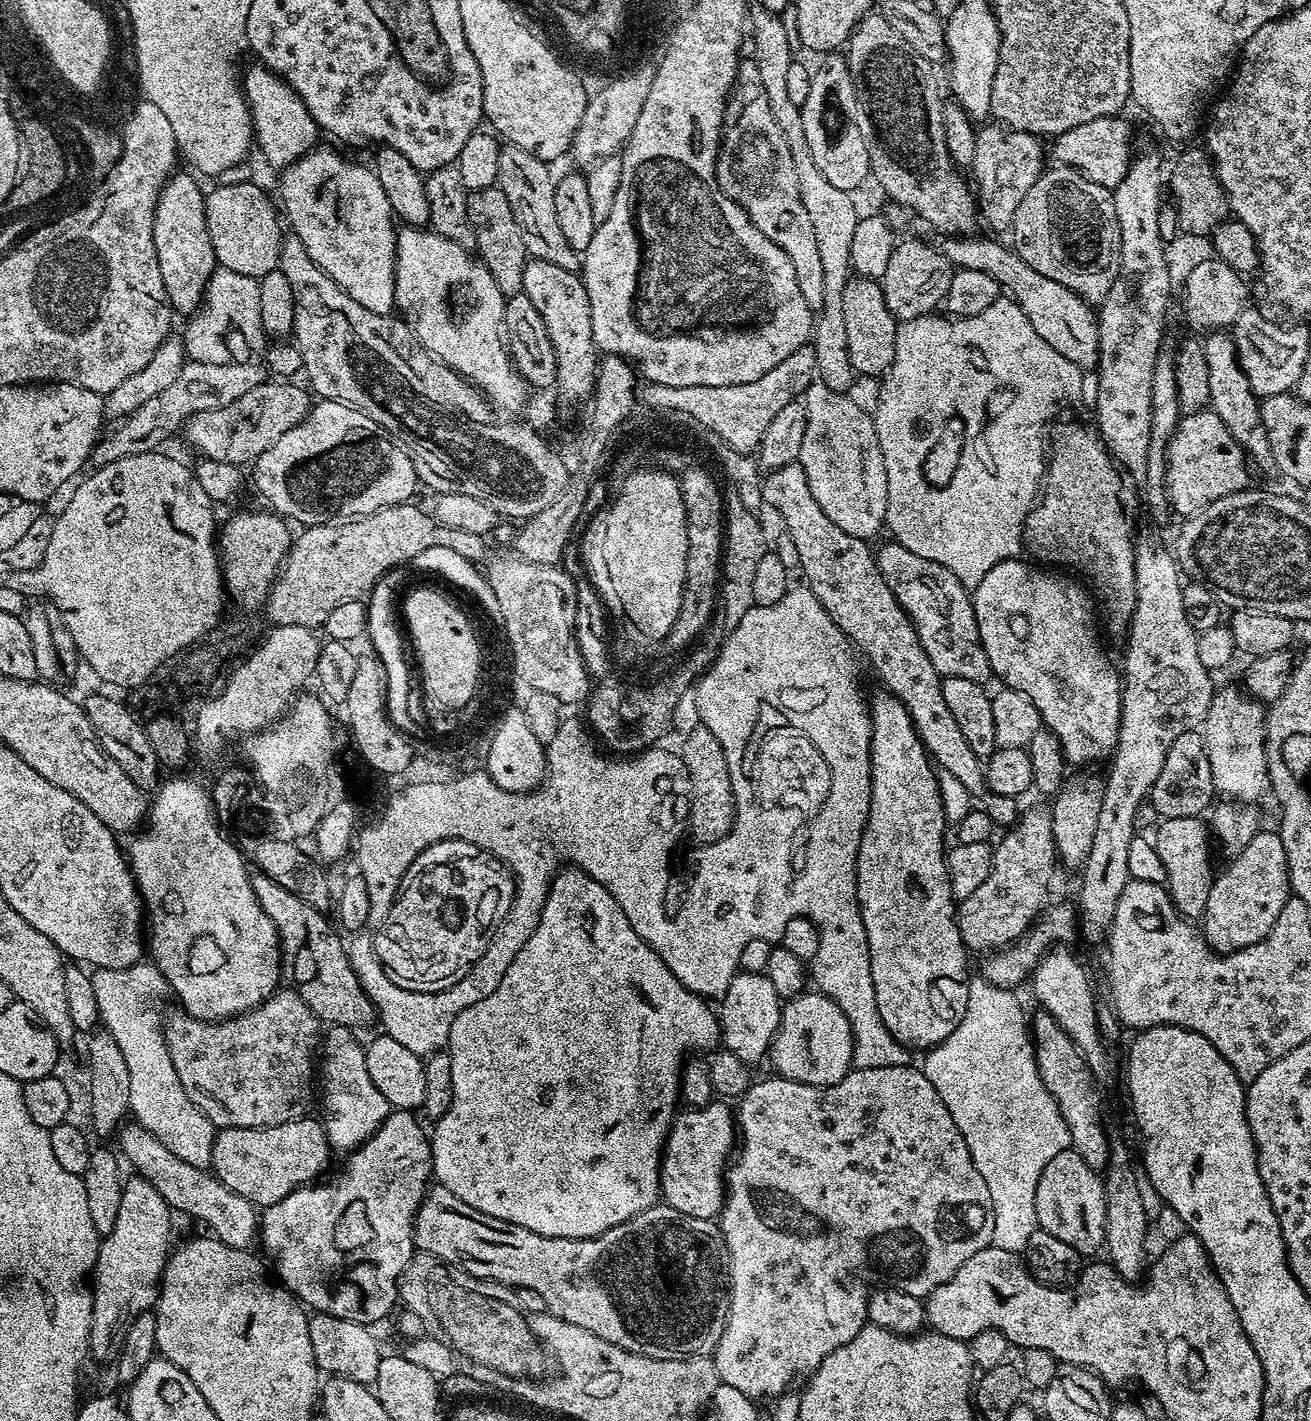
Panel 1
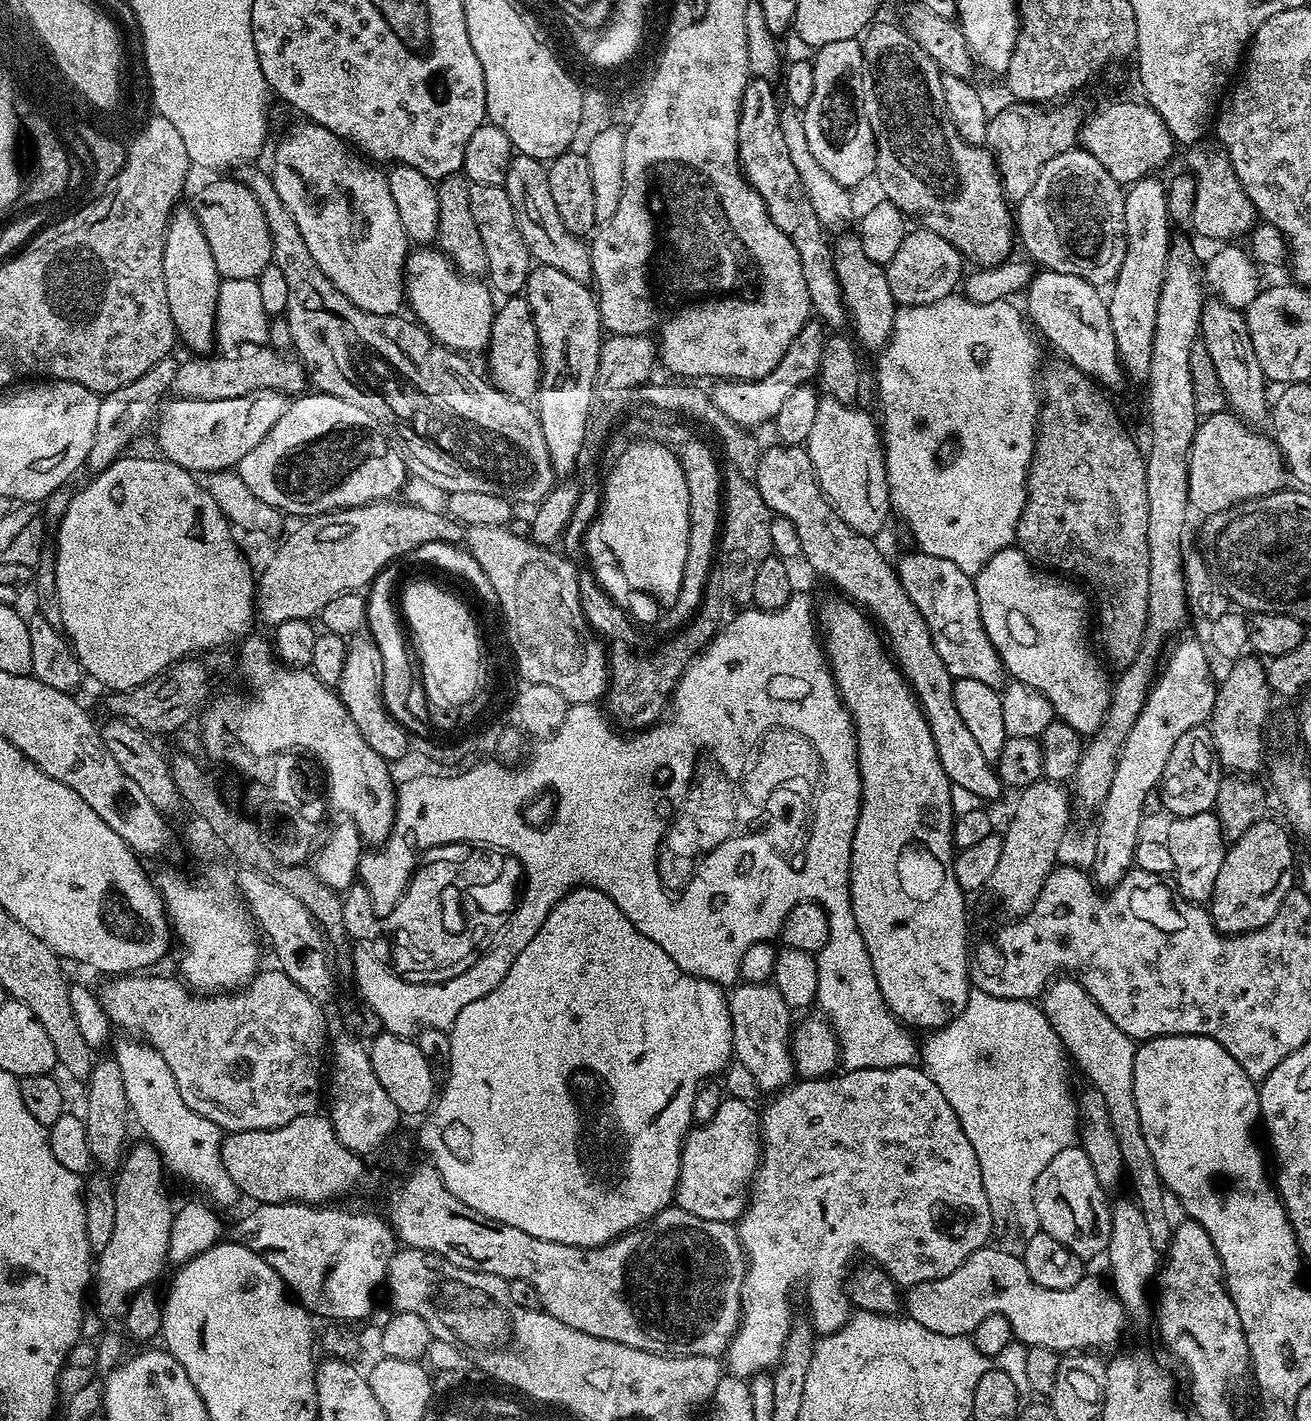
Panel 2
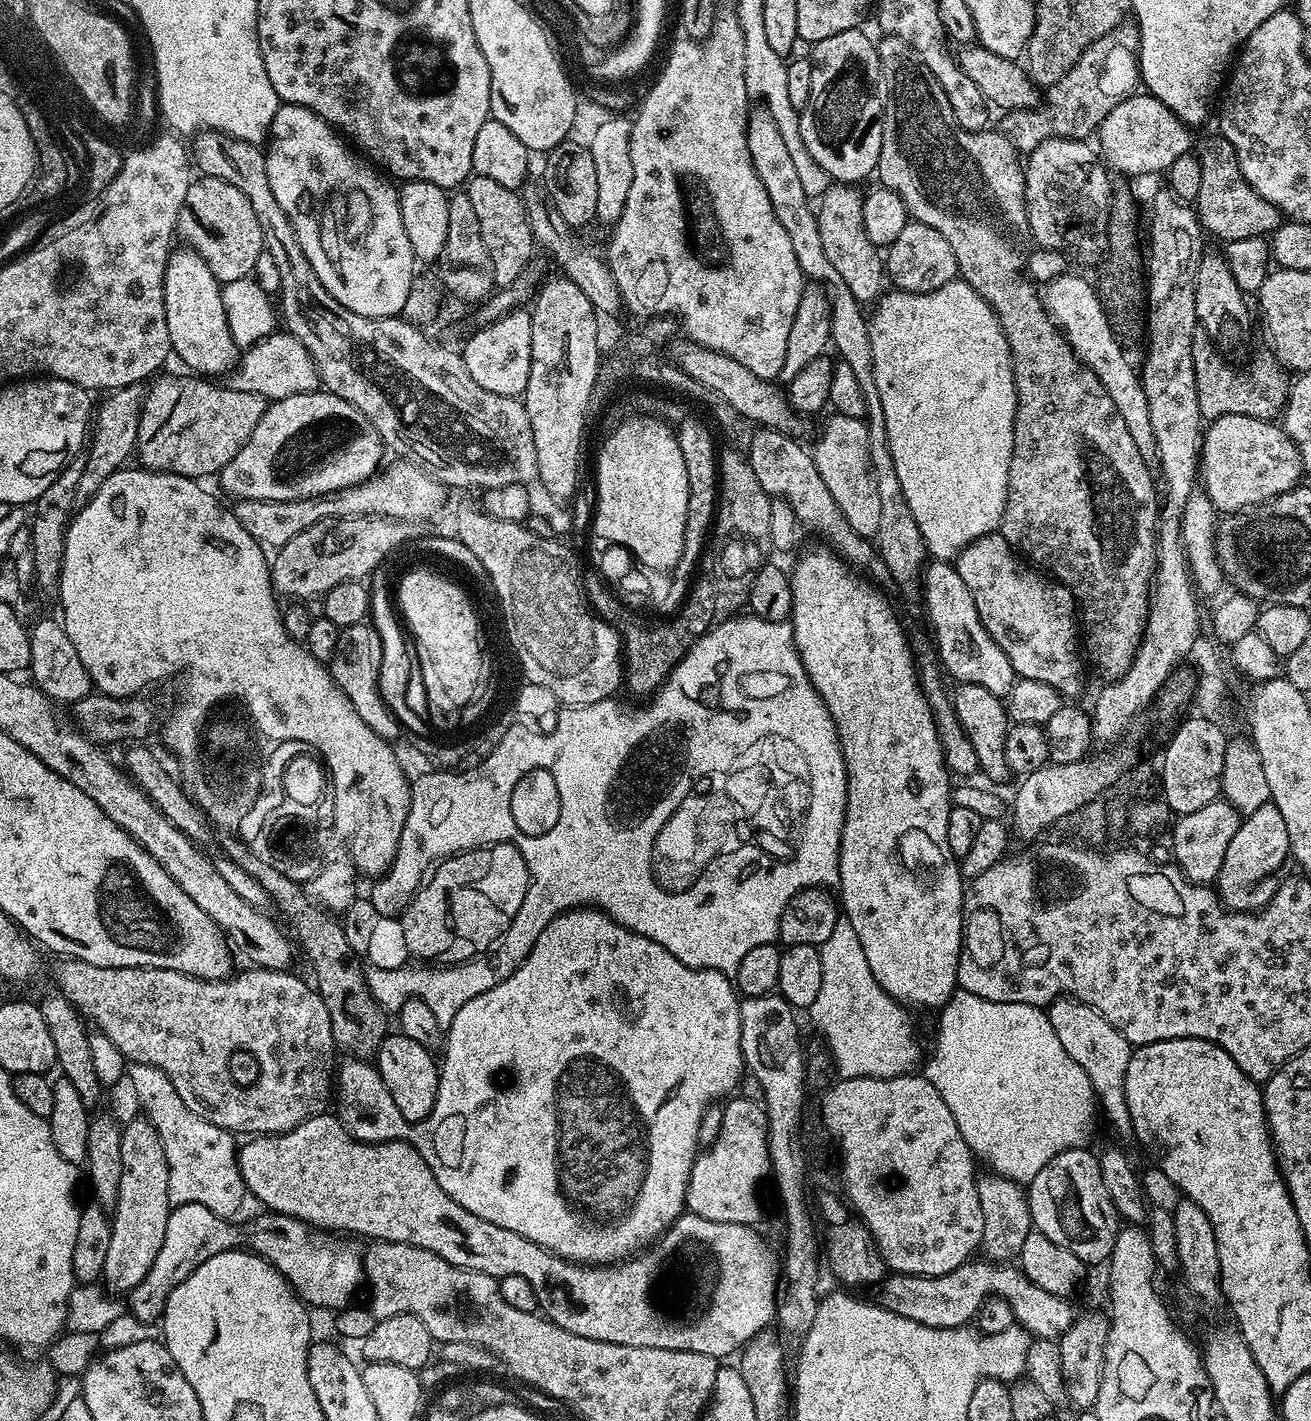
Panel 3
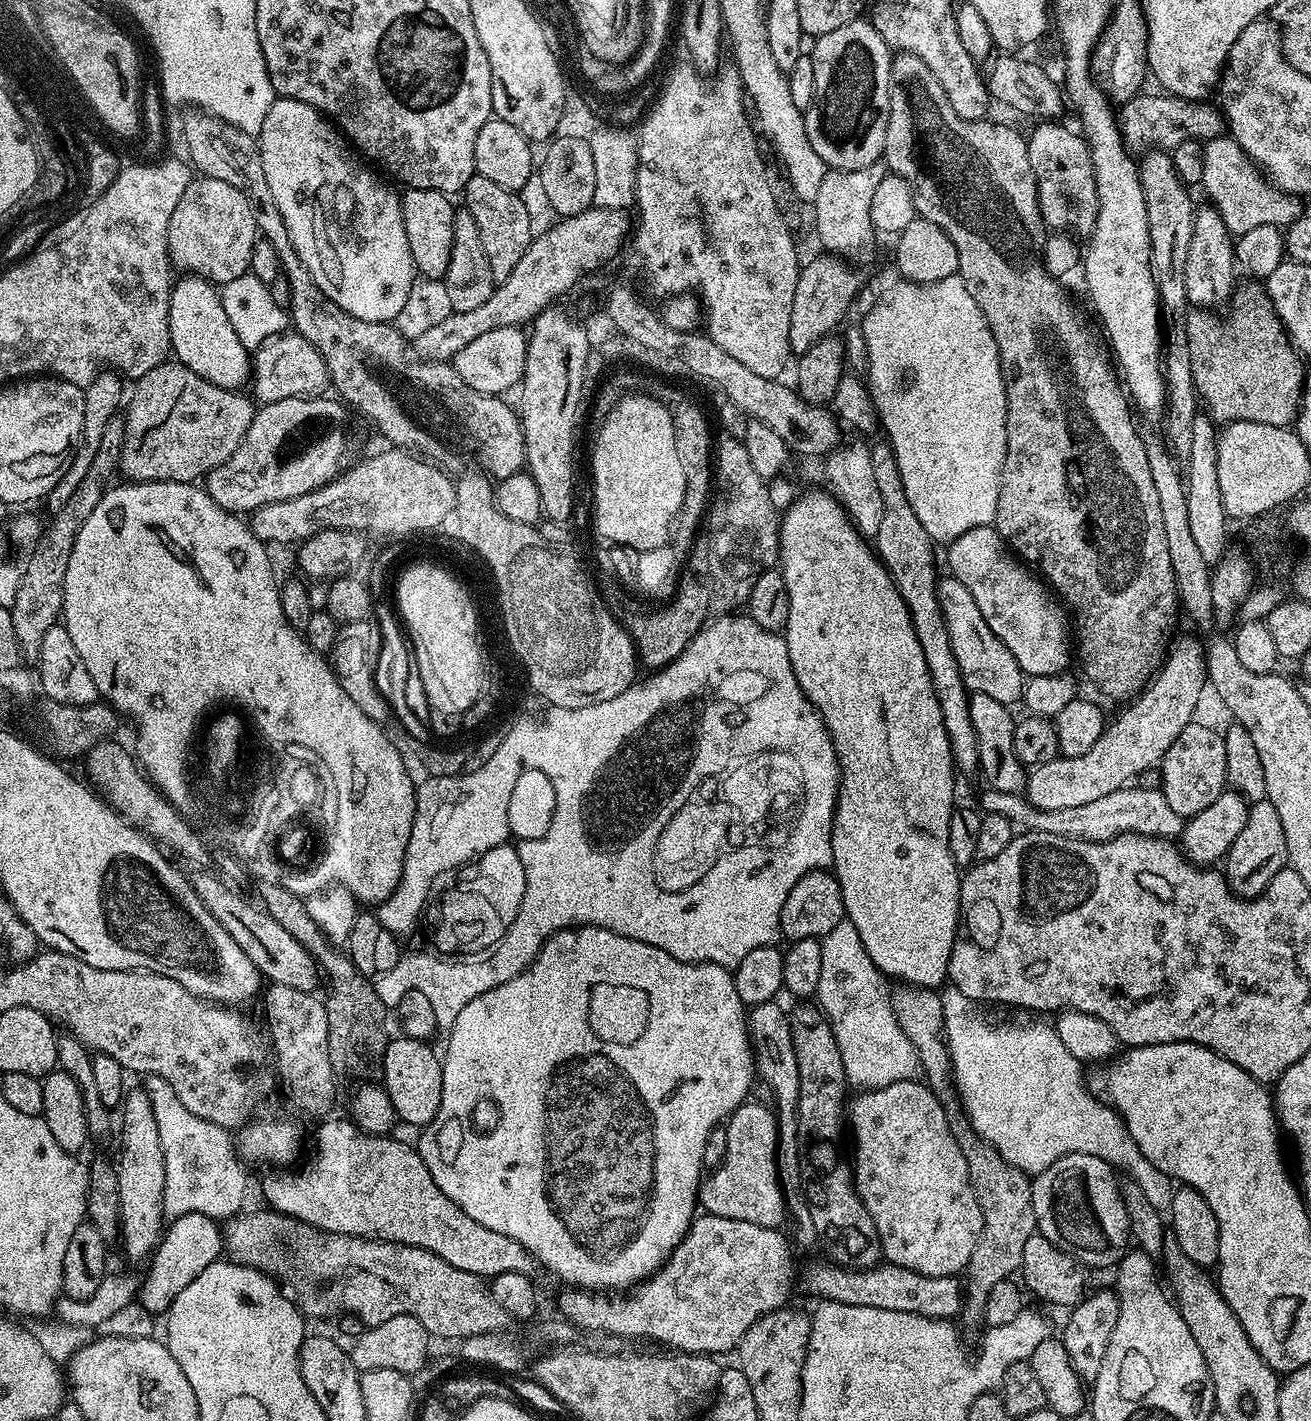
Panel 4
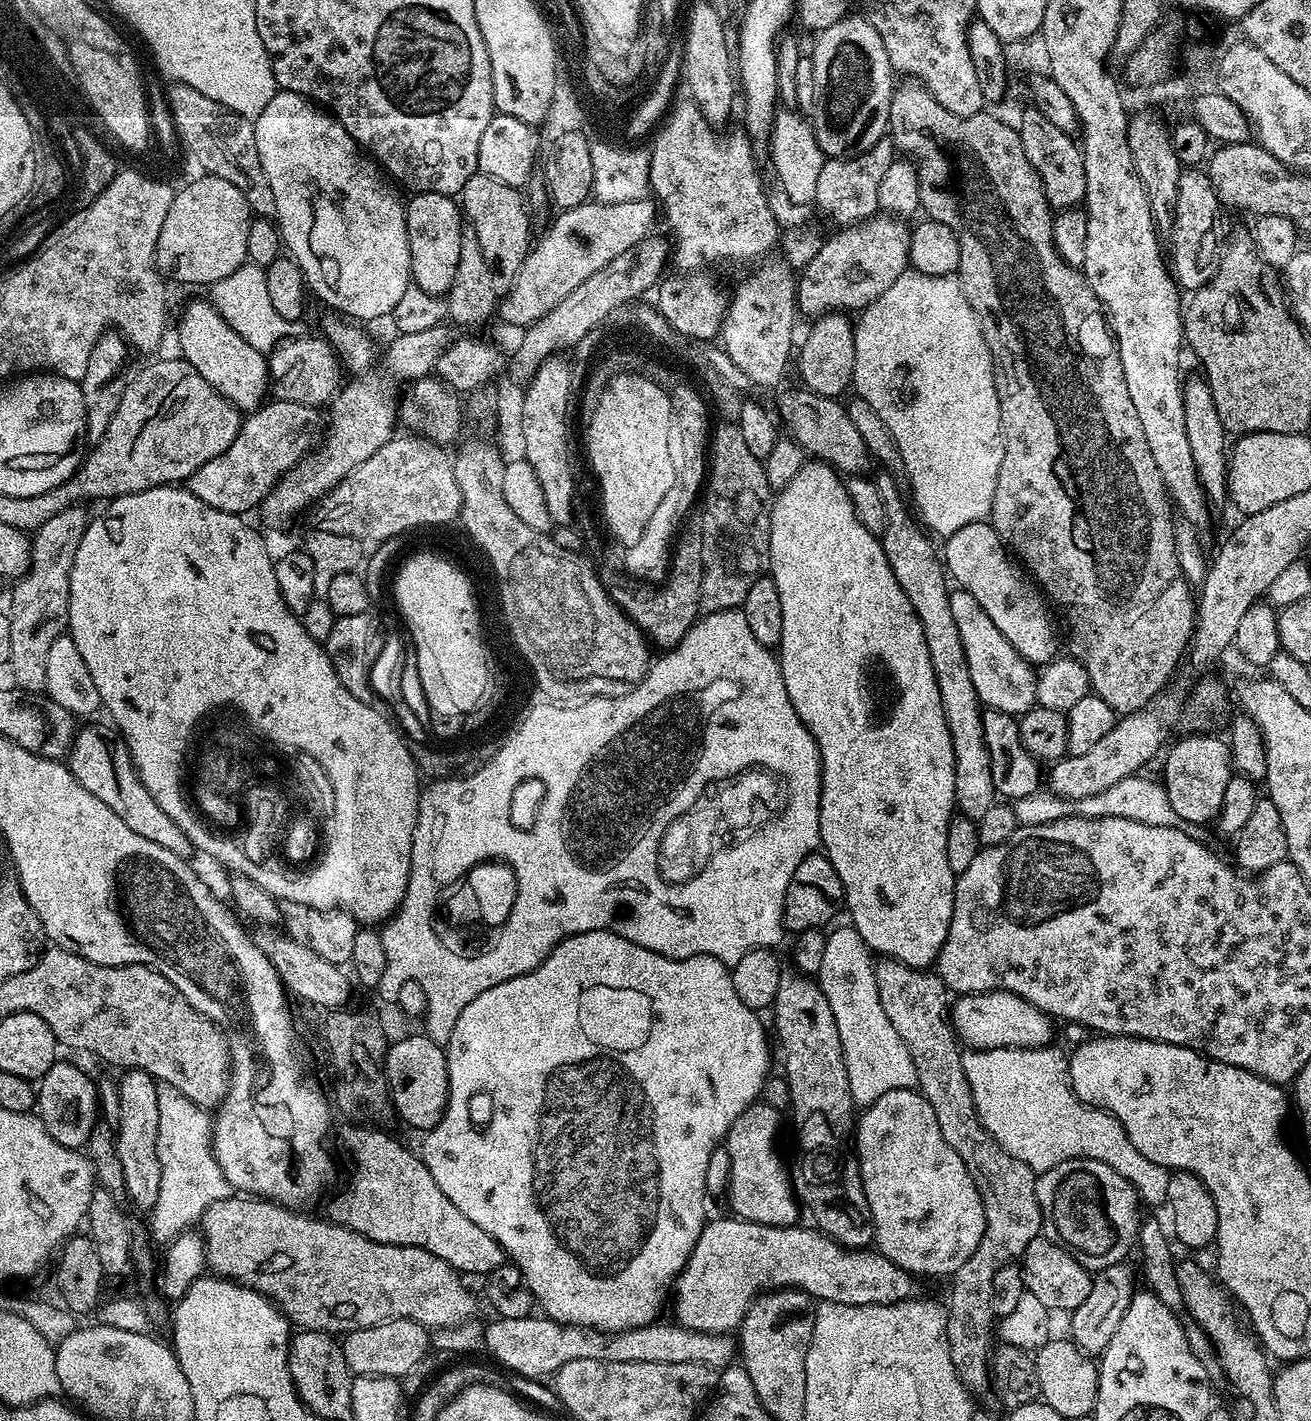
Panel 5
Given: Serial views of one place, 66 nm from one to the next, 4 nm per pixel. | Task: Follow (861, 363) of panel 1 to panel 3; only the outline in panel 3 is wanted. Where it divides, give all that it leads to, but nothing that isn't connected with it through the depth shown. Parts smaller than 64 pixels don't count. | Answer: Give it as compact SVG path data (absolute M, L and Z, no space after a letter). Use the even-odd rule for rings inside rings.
M839 182L829 183L828 189L818 197L815 209L818 222L818 235L822 237L822 250L826 250L826 258L833 264L834 270L850 286L850 294L860 301L861 305L879 301L886 288L886 260L878 253L878 245L866 238L866 226L862 222L862 206L864 196L859 187Z

